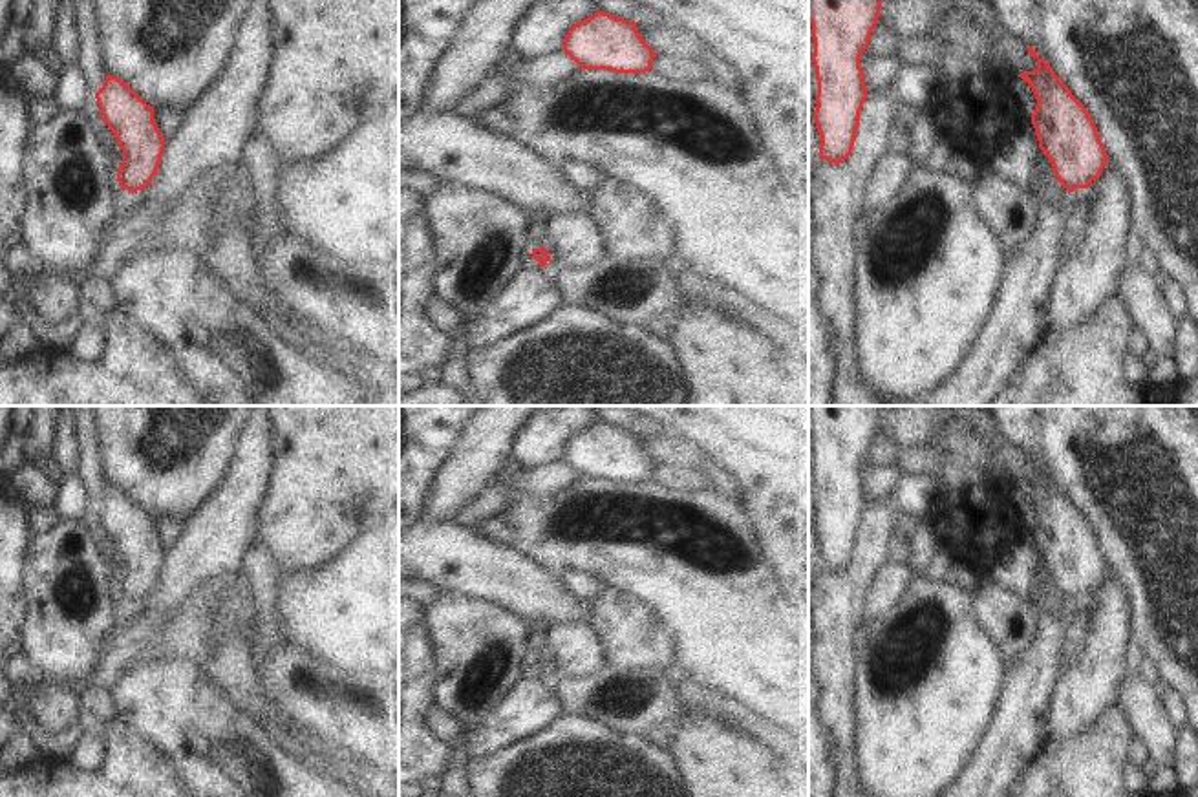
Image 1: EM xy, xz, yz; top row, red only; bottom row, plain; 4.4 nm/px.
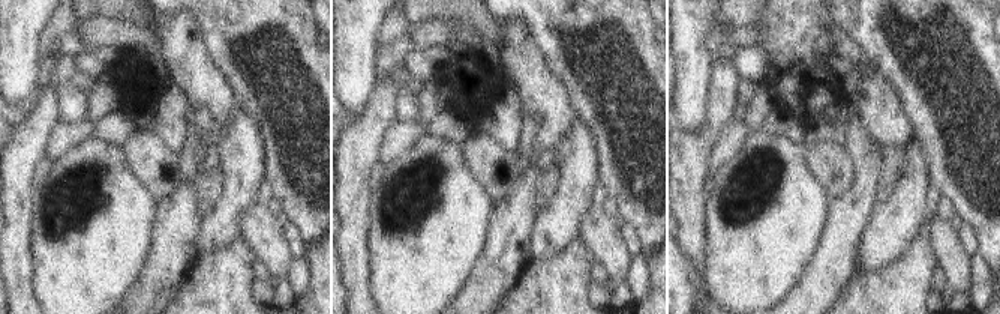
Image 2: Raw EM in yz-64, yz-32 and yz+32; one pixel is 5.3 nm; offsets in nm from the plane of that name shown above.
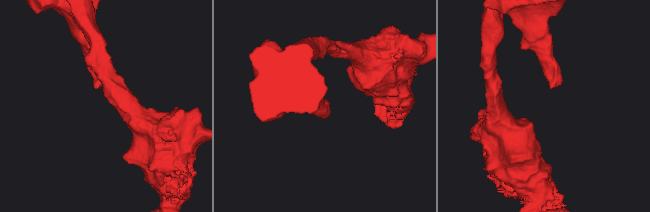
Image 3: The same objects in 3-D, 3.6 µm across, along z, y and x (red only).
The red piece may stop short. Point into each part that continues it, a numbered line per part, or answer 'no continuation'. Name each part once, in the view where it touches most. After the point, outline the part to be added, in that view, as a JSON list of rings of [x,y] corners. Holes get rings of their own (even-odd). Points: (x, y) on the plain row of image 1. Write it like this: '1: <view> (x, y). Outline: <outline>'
no continuation.

